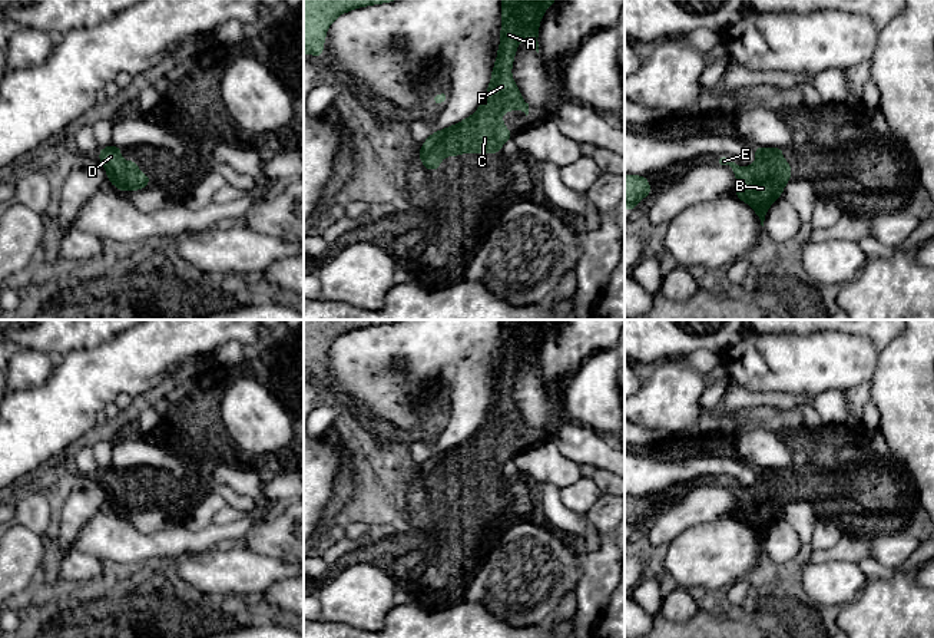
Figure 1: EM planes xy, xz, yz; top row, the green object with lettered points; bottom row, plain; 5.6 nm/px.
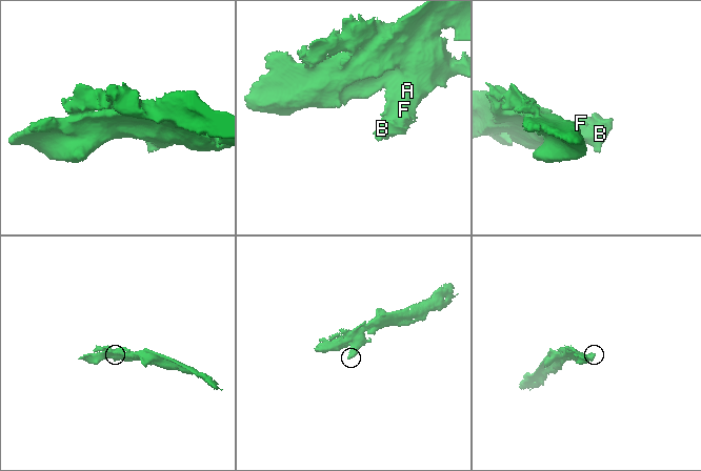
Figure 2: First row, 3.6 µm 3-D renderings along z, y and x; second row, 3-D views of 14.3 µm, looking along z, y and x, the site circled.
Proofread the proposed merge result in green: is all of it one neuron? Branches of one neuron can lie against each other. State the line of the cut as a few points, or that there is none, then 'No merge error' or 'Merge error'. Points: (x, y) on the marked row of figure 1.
No split. No merge error

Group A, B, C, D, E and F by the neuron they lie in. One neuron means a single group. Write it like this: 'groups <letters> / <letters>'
groups A B C D E F

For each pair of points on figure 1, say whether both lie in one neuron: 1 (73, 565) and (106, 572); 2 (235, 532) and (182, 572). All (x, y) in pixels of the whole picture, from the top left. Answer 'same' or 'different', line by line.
1: same
2: different

